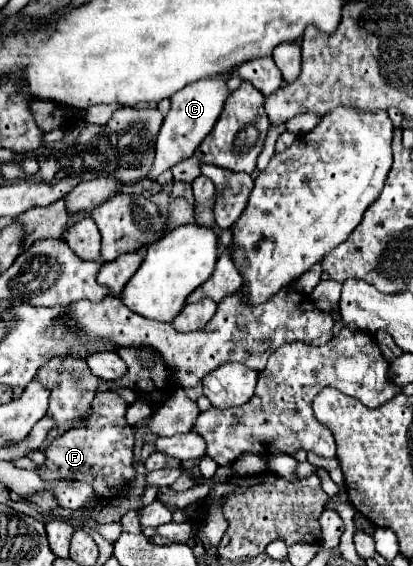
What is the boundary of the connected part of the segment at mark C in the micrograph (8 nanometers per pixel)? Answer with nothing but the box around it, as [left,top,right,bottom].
[147,75,229,181]

